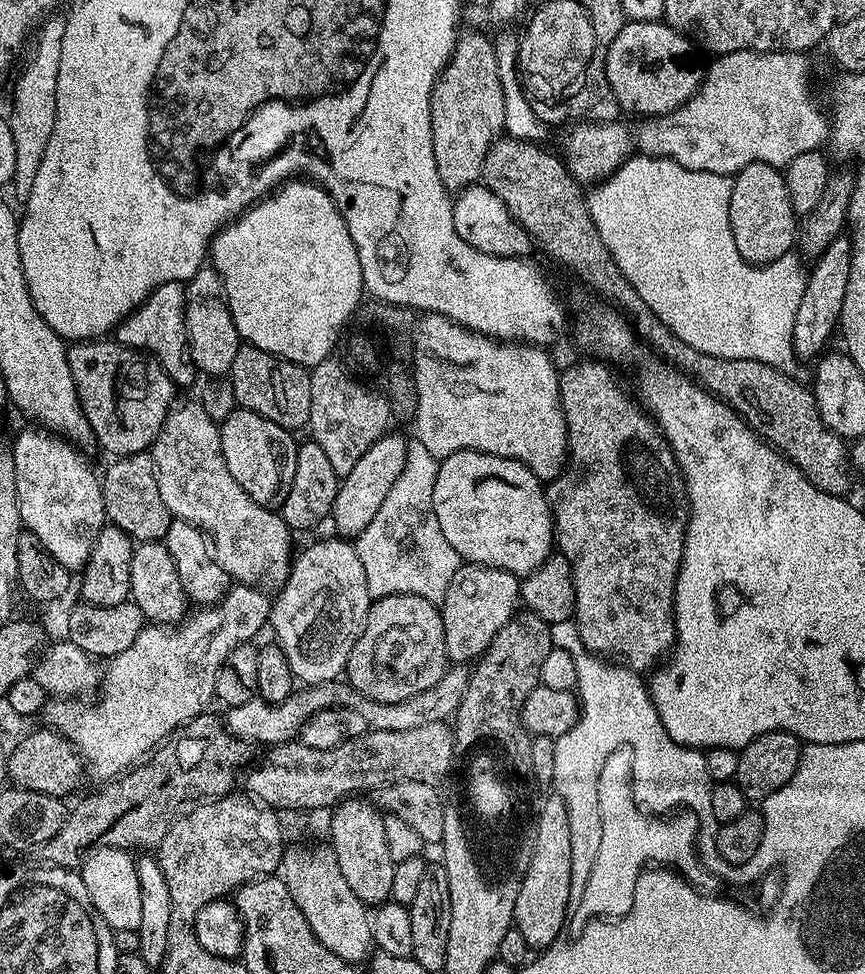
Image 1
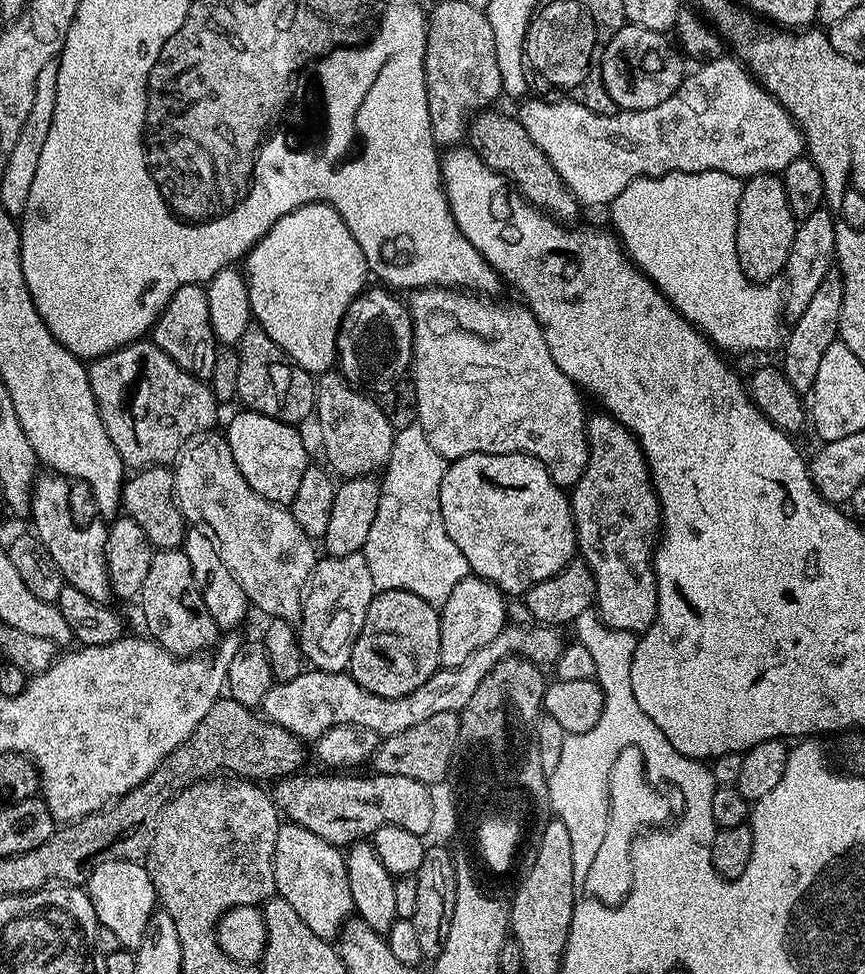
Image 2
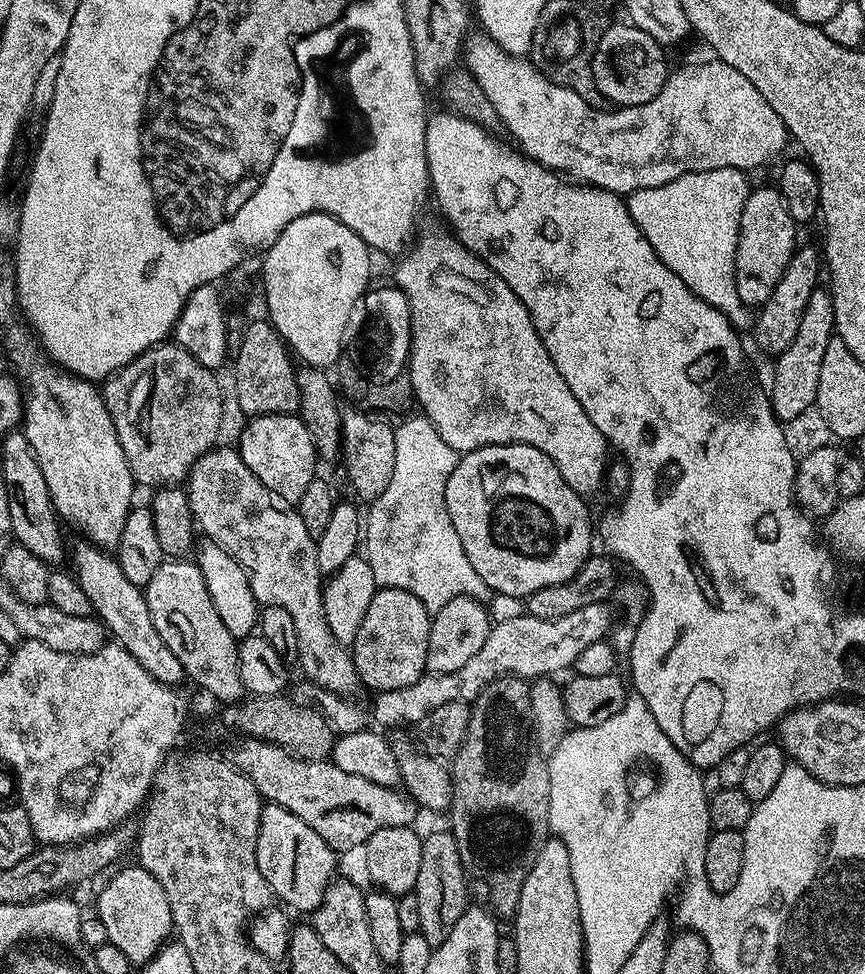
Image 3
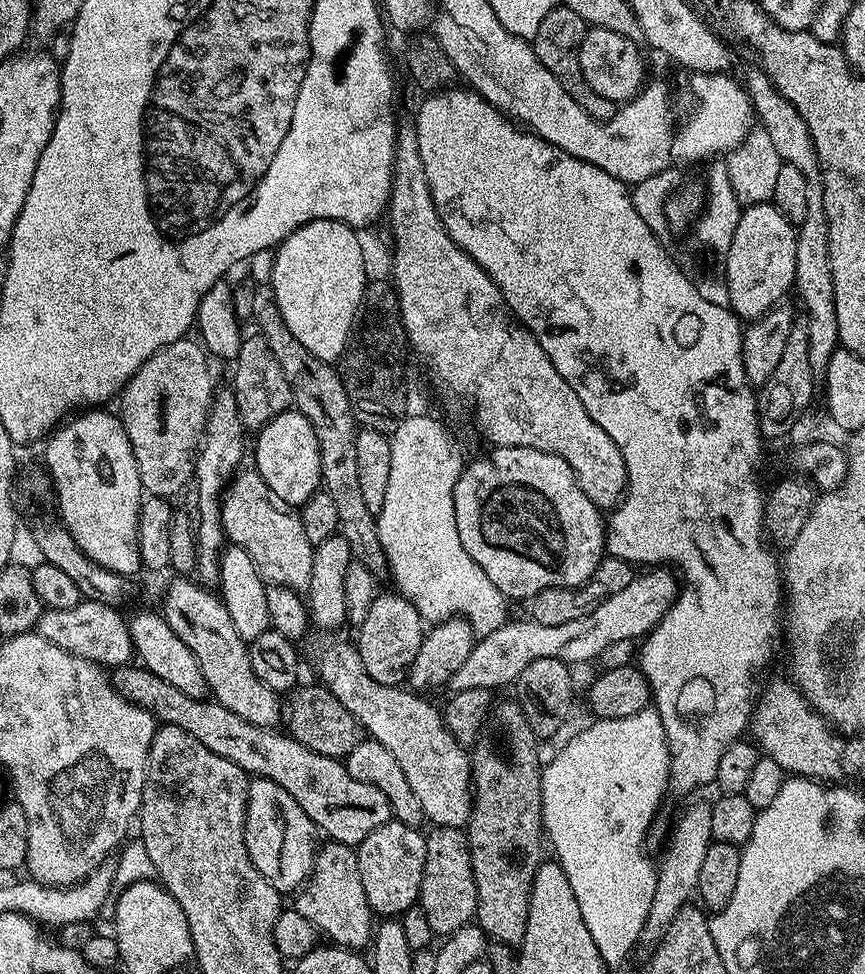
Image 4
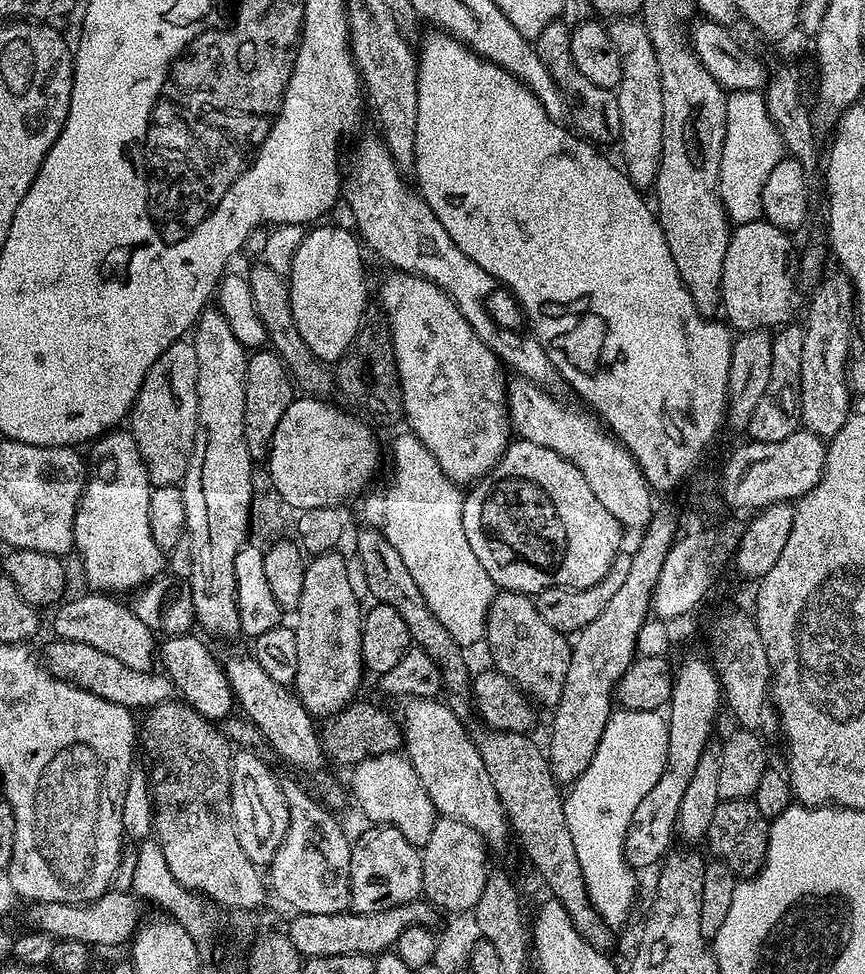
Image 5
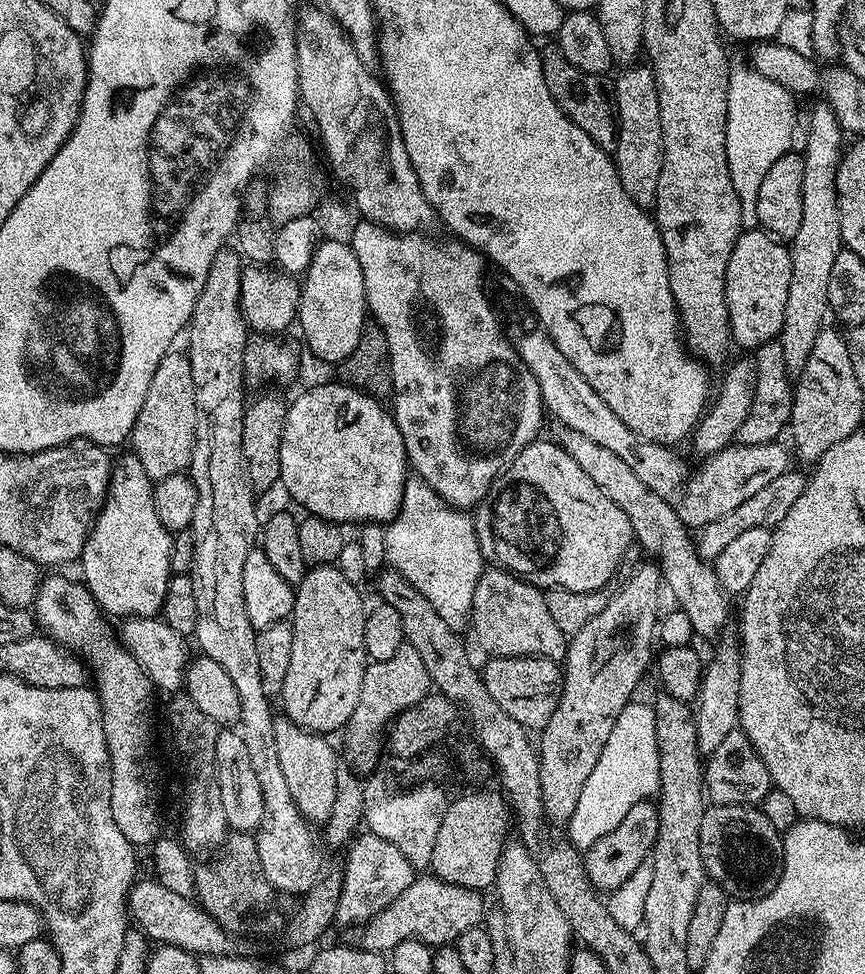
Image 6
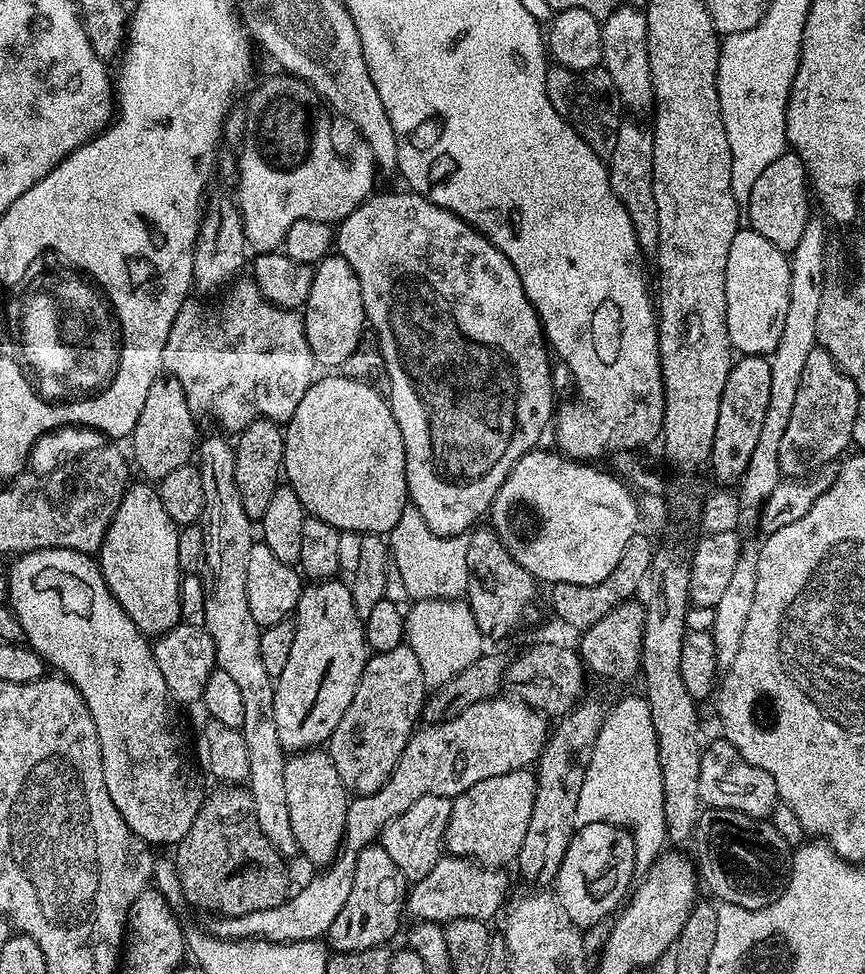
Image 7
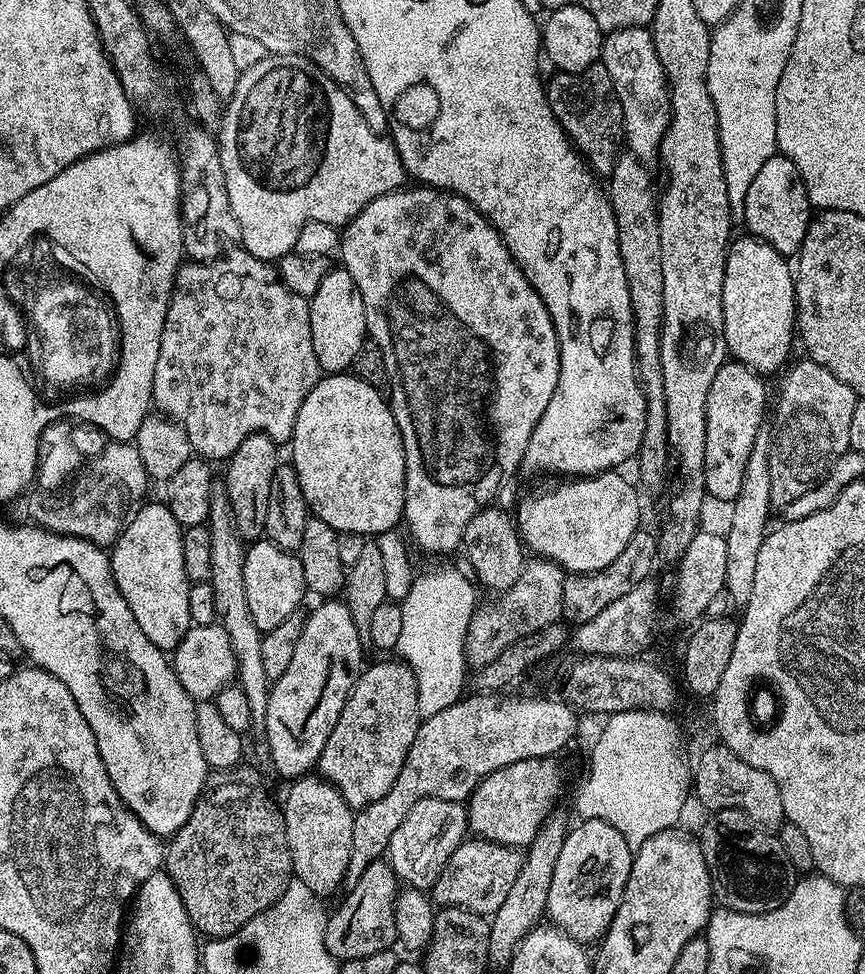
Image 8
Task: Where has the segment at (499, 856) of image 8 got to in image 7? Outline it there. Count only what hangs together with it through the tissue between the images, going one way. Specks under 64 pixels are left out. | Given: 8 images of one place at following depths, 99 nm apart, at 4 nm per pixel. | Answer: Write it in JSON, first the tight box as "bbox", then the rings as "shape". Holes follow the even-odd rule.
{"bbox":[406,855,509,926],"shape":[[[441,855],[434,870],[430,870],[426,878],[417,880],[411,885],[406,901],[407,915],[441,926],[449,924],[451,920],[465,920],[466,918],[491,921],[491,916],[500,907],[501,911],[509,899],[508,876],[504,872],[507,871],[496,866],[478,864],[466,856]]]}

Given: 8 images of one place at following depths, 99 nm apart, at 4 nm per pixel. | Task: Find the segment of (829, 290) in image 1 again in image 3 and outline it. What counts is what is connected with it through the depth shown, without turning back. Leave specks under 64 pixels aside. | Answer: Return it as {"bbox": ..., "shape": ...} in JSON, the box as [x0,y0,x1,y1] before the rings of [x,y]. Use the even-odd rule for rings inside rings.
{"bbox":[770,286,835,421],"shape":[[[818,286],[814,294],[810,294],[810,302],[806,302],[798,334],[794,334],[794,342],[790,342],[790,346],[786,346],[786,350],[774,360],[776,369],[772,372],[770,399],[777,420],[788,421],[807,407],[815,405],[822,358],[825,357],[827,343],[834,336],[835,326],[832,293],[827,287]]]}

